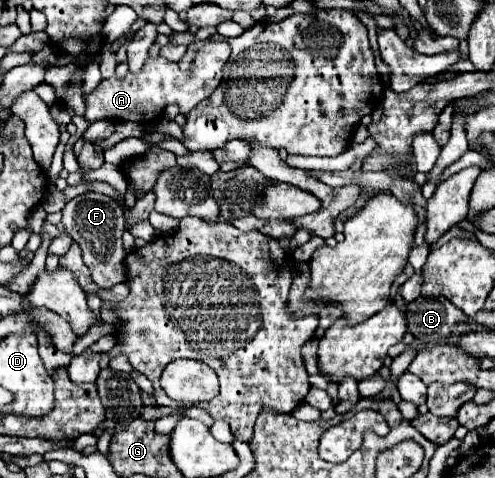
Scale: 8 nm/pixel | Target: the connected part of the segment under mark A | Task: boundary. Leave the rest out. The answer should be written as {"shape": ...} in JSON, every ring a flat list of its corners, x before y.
{"shape":[[206,42,197,52,199,66,192,66,191,72,180,71,178,63,160,57,148,57,146,63,138,73,128,71,124,77,110,77,102,79,98,87,84,95,88,121,134,121,134,123,148,123,162,115,168,105,178,105,182,115,188,115,196,103,210,97,212,91,222,81,222,67,230,57,230,46,222,42]]}

